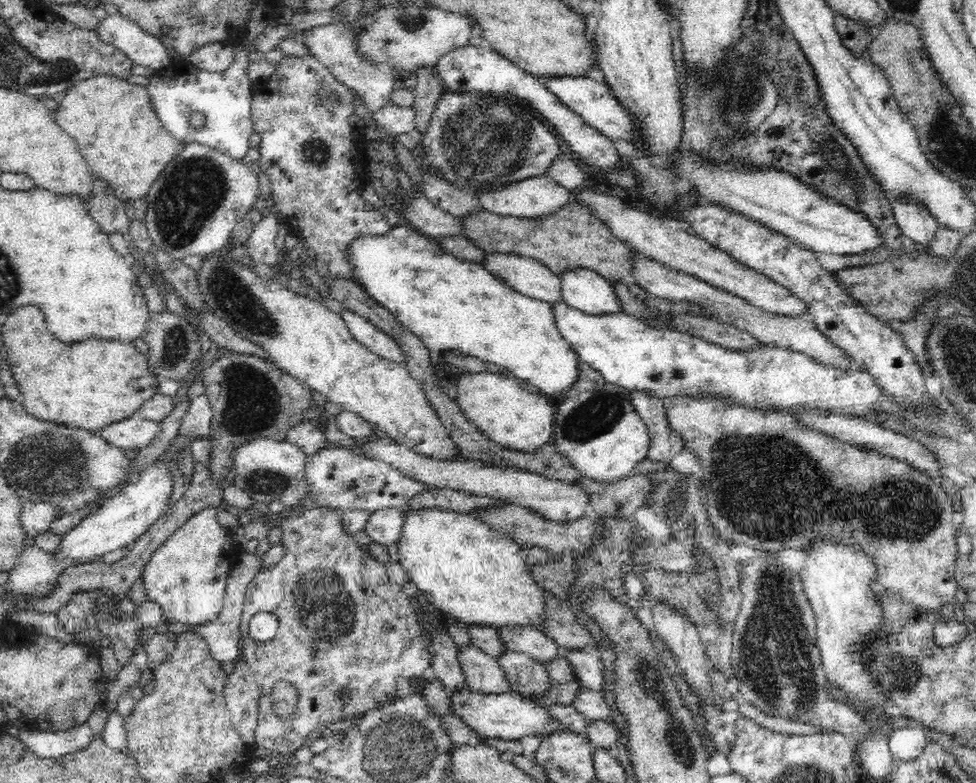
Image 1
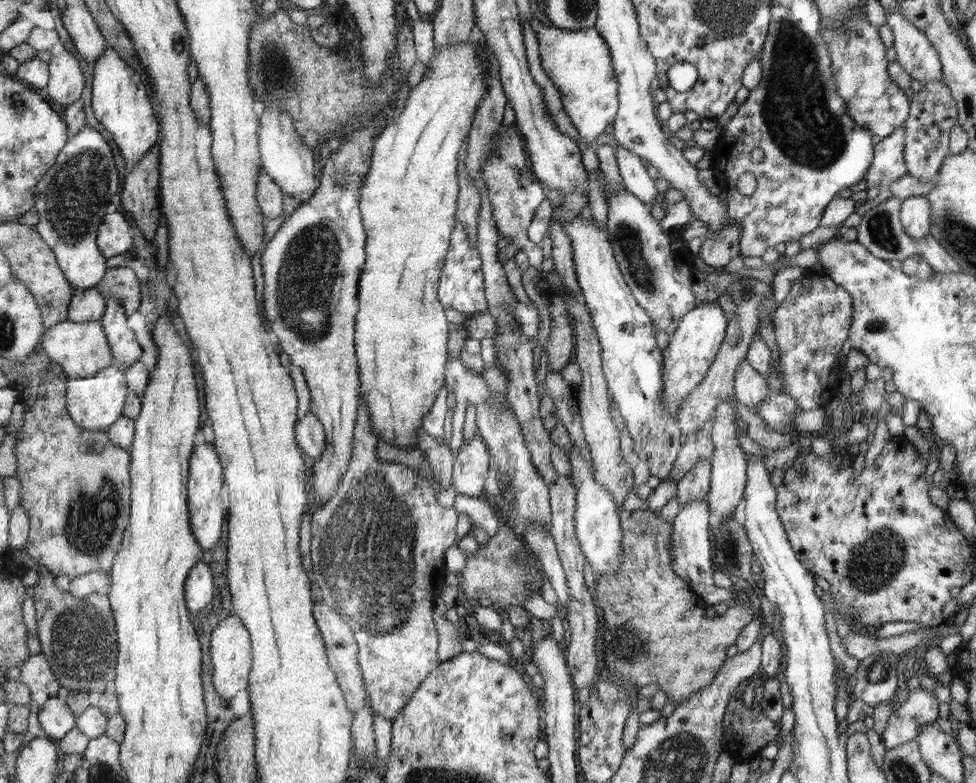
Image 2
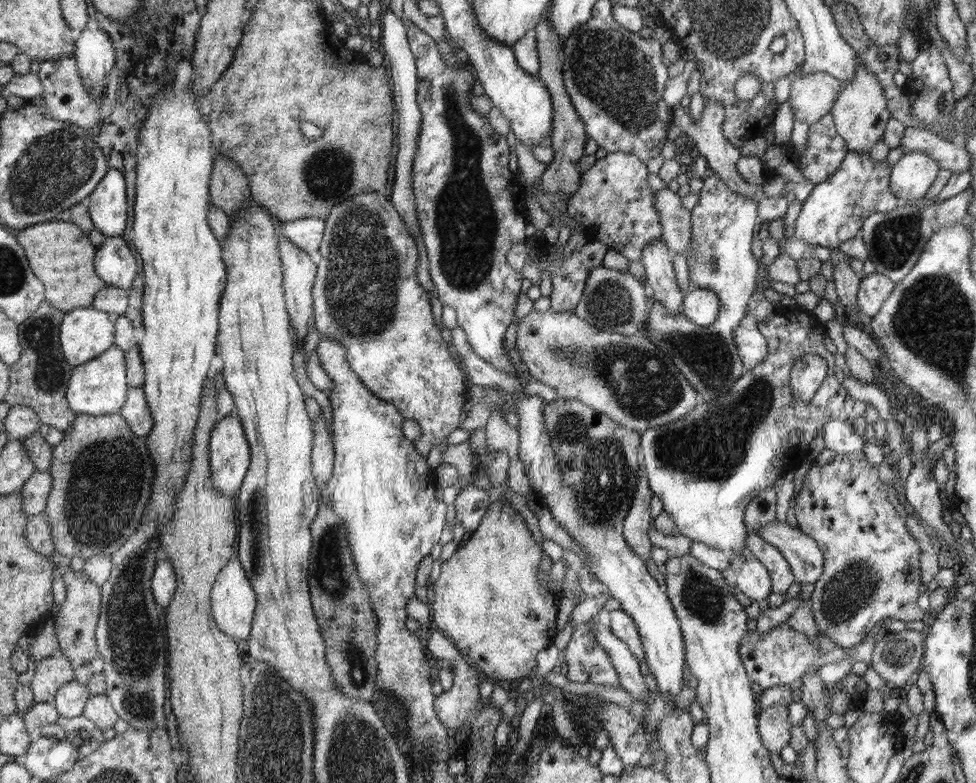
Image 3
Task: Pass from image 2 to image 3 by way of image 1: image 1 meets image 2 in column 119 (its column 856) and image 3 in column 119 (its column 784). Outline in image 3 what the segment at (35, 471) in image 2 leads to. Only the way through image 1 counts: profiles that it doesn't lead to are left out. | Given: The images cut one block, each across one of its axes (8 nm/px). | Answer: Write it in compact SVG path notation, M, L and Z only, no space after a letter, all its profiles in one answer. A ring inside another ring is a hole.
M120 413L104 416L79 414L74 417L70 428L63 433L61 442L53 447L53 459L47 470L52 475L52 486L44 514L51 526L54 550L58 554L70 559L74 556L86 559L96 555L111 555L137 532L155 478L154 462L146 445L144 437L134 434Z

